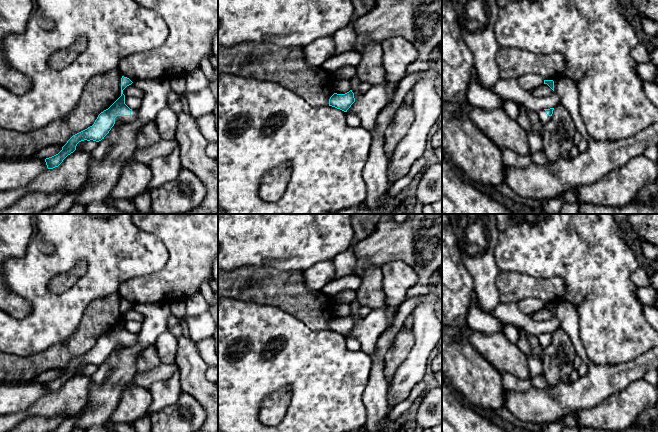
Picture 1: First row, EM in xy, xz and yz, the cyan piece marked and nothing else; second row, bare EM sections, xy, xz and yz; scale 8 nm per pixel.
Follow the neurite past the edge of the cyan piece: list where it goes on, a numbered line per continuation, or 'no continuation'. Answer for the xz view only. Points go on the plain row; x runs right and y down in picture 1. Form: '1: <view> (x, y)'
no continuation

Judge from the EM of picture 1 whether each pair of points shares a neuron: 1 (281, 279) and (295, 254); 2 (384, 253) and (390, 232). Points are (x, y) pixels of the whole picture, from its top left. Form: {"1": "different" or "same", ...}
{"1": "different", "2": "same"}

